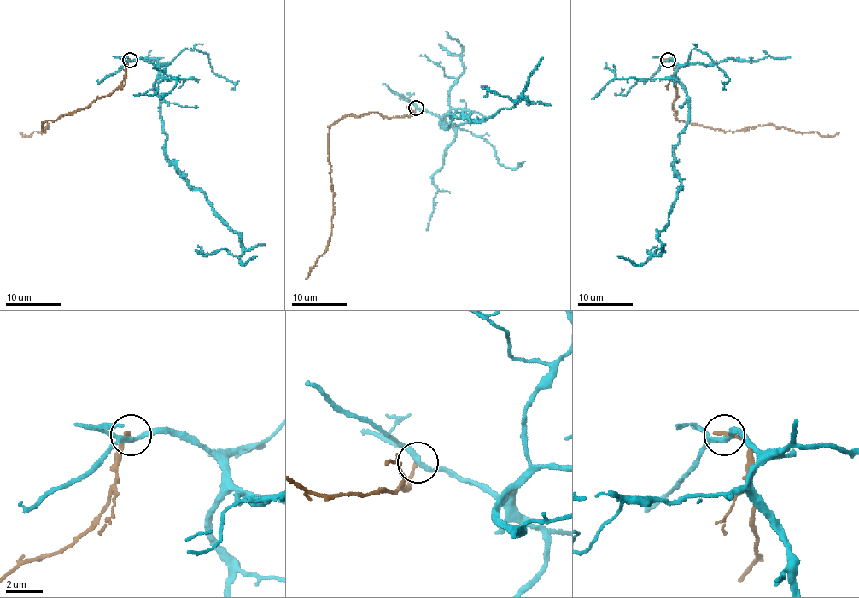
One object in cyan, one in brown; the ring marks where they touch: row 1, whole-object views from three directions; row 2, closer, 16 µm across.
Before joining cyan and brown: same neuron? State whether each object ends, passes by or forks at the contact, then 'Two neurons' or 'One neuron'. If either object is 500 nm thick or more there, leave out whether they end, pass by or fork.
At the ring cyan passes by. At the ring brown ends. Two neurons

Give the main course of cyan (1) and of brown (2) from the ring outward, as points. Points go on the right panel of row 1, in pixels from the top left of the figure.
1: (668, 60), (688, 116), (674, 156), (681, 189), (658, 256), (657, 245)
2: (668, 60), (674, 63), (674, 116), (687, 123), (726, 131), (765, 125), (815, 131), (821, 136), (839, 132)

